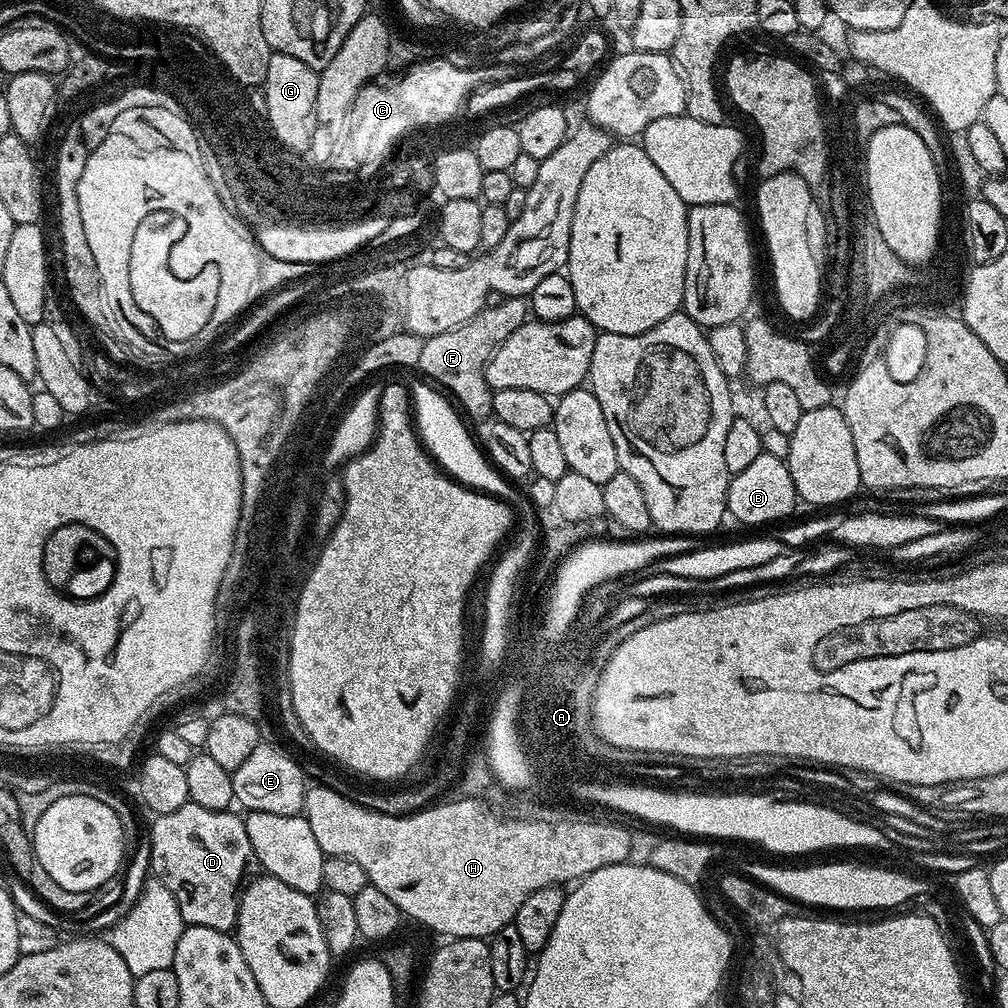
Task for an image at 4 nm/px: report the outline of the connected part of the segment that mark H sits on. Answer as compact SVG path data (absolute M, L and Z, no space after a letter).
M317 783L317 788L309 787L304 793L304 810L302 815L310 822L310 831L314 833L314 838L318 841L318 846L322 846L325 857L337 856L338 858L350 858L350 862L358 862L362 870L366 870L368 883L382 890L386 897L394 902L400 911L401 917L417 920L420 924L425 924L432 932L441 932L444 938L478 938L483 940L495 936L498 930L505 928L507 924L515 921L518 914L518 906L526 902L534 890L542 890L546 886L555 884L557 886L567 885L567 880L579 882L585 876L589 876L594 870L623 864L629 859L632 852L632 836L620 824L607 824L603 818L595 820L507 820L489 815L485 801L480 798L459 798L452 800L449 804L433 803L431 806L421 808L419 812L404 812L403 814L393 814L391 812L375 812L372 808L364 807L363 803L346 798L340 792L329 788L327 784Z

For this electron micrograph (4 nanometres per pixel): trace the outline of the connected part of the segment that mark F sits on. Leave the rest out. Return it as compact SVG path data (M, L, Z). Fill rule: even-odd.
M510 296L497 299L495 302L489 303L478 315L470 318L462 326L427 337L420 348L420 368L429 376L425 377L450 394L451 399L465 413L468 411L472 416L486 418L492 416L494 391L488 384L486 371L488 360L498 350L498 346L502 346L502 342L506 342L506 338L510 338L510 334L518 330L518 326L522 326L530 319L530 304L527 299Z

